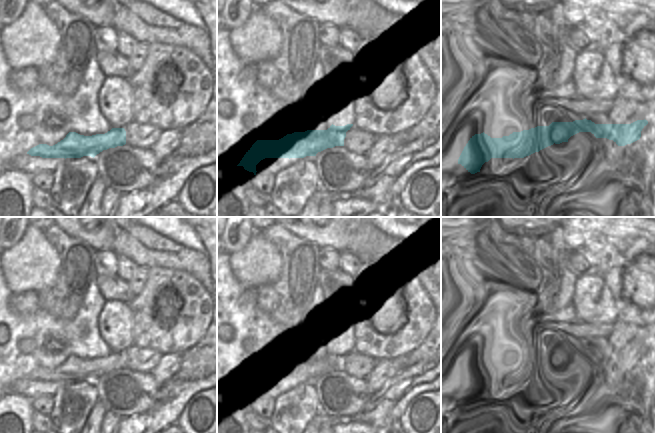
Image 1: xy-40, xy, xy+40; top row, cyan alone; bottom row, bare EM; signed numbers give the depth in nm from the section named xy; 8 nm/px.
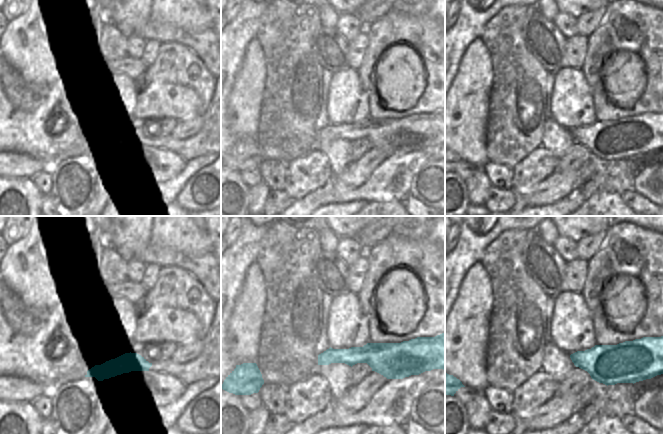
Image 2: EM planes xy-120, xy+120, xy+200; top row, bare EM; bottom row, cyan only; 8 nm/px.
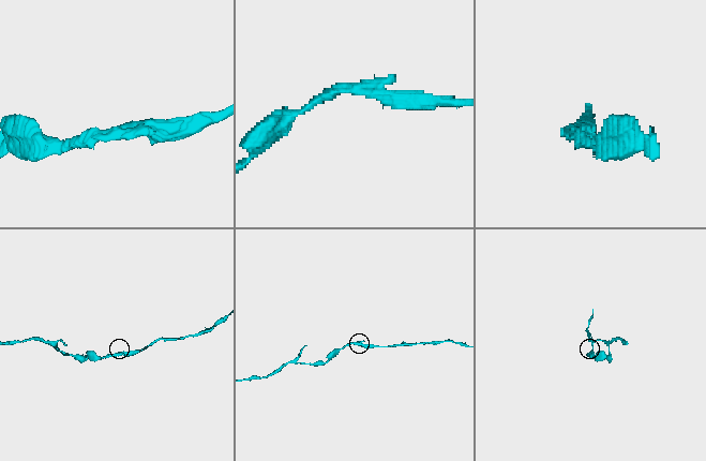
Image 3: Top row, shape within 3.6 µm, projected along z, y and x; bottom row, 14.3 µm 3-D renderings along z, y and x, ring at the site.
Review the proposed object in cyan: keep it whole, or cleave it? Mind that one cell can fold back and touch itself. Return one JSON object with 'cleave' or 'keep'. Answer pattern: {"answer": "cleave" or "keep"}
{"answer": "cleave"}

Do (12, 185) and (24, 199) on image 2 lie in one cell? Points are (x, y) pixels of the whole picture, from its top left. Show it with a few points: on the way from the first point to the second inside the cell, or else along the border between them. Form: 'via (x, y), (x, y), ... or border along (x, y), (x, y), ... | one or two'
via (13, 188), (21, 196) | one

